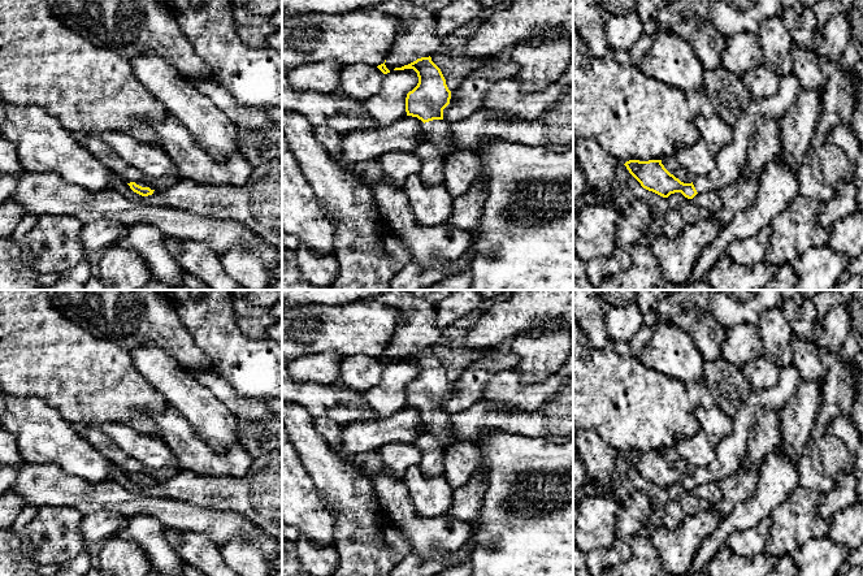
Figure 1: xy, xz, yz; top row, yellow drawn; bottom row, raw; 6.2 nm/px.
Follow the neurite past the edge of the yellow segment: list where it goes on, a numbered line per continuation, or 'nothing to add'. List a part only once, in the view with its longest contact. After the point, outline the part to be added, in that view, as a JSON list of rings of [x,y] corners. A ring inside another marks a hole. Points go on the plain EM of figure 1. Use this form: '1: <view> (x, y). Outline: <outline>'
1: xy (144, 473). Outline: [[[148,468],[140,469],[135,472],[136,476],[142,477],[142,478],[149,478],[151,481],[155,481],[152,471]]]

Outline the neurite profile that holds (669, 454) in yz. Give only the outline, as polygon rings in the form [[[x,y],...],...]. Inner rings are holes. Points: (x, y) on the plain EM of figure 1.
[[[664,449],[662,451],[662,455],[664,459],[673,465],[676,469],[678,469],[684,475],[691,475],[693,473],[693,467],[684,462],[680,455],[673,450],[673,449]]]

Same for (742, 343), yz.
[[[742,324],[728,329],[720,358],[738,367],[763,355],[758,325]]]

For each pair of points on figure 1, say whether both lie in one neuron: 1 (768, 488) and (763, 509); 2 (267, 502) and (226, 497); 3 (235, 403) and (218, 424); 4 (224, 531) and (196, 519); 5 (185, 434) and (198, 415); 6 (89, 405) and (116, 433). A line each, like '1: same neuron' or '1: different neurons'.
1: same neuron
2: same neuron
3: different neurons
4: same neuron
5: different neurons
6: different neurons

